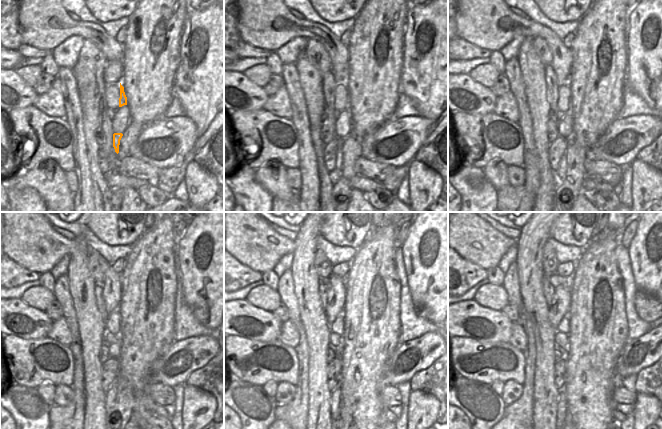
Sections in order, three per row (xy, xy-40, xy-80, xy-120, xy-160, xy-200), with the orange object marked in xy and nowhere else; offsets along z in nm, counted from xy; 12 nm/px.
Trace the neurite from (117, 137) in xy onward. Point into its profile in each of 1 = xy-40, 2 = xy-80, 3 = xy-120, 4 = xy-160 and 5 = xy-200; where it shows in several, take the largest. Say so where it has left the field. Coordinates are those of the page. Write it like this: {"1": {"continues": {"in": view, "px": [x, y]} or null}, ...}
{"1": {"continues": {"in": "xy-40", "px": [335, 175]}}, "2": {"continues": {"in": "xy-80", "px": [559, 174]}}, "3": {"continues": {"in": "xy-120", "px": [110, 397]}}, "4": {"continues": {"in": "xy-160", "px": [336, 398]}}, "5": {"continues": {"in": "xy-200", "px": [561, 412]}}}

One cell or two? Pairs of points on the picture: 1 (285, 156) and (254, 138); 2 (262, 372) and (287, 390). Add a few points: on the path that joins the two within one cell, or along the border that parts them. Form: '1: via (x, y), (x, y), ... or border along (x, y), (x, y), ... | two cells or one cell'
1: via (277, 148), (260, 132) | one cell
2: border along (278, 382), (285, 381), (295, 385) | two cells

